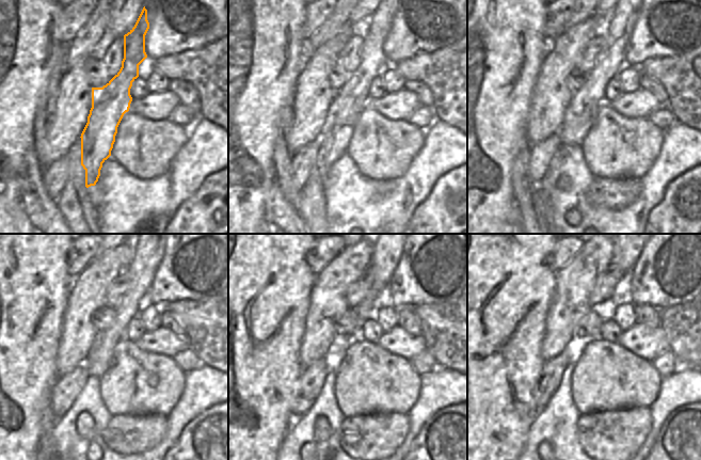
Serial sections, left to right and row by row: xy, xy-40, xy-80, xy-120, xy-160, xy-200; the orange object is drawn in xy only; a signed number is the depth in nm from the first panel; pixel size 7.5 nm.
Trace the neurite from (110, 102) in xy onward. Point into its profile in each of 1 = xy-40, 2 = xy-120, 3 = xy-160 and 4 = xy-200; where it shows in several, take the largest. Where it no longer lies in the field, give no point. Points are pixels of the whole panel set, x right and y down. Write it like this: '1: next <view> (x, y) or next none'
1: next xy-40 (344, 112)
2: next xy-120 (147, 255)
3: next xy-160 (385, 256)
4: next xy-200 (625, 255)

